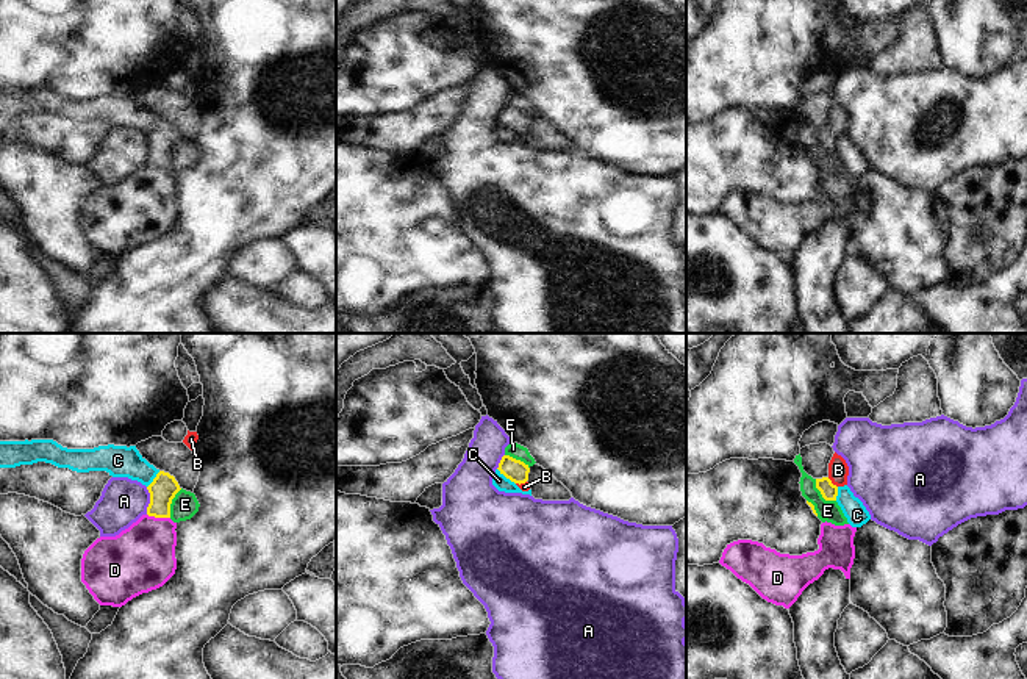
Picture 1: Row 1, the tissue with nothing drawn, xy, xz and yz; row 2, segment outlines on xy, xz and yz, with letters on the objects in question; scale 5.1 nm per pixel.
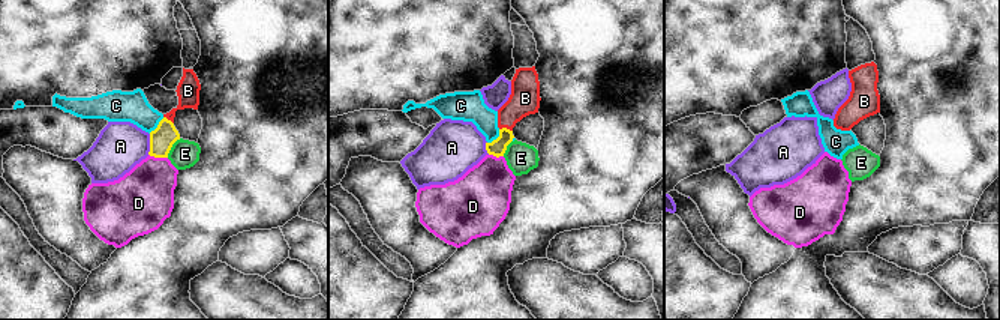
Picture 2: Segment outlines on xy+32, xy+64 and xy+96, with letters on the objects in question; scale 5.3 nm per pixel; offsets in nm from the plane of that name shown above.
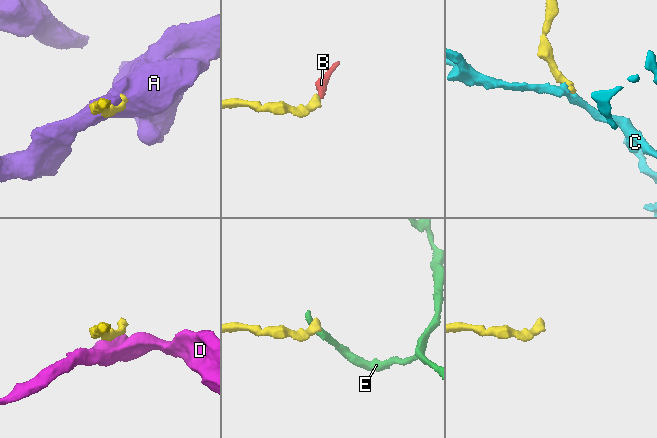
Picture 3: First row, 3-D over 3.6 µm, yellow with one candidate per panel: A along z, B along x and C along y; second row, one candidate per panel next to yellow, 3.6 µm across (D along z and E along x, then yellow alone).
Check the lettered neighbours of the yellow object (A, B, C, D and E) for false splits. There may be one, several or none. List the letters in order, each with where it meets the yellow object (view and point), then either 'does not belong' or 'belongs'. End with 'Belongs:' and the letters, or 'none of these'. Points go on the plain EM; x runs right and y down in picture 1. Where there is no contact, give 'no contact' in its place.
A: contact xy (150, 150); does not belong
B: contact yz (830, 132); belongs
C: contact xz (507, 127); does not belong
D: contact xy (158, 166); does not belong
E: contact yz (821, 143); does not belong
Belongs: B

